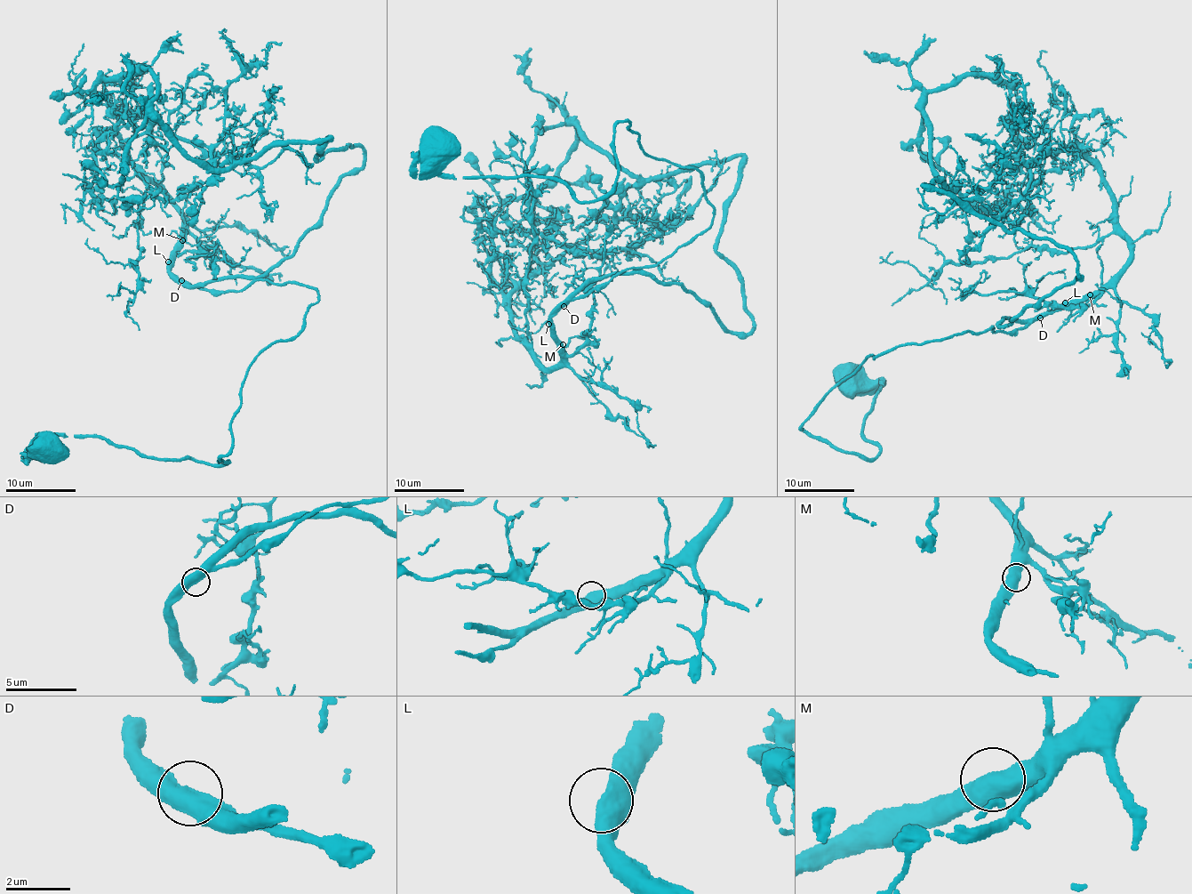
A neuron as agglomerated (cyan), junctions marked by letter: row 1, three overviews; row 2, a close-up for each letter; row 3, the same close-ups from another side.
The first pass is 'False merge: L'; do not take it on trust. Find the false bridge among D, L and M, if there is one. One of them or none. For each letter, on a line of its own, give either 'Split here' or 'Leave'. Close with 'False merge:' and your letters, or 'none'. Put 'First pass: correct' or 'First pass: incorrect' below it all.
D: Leave
L: Leave
M: Leave
False merge: none
First pass: incorrect

